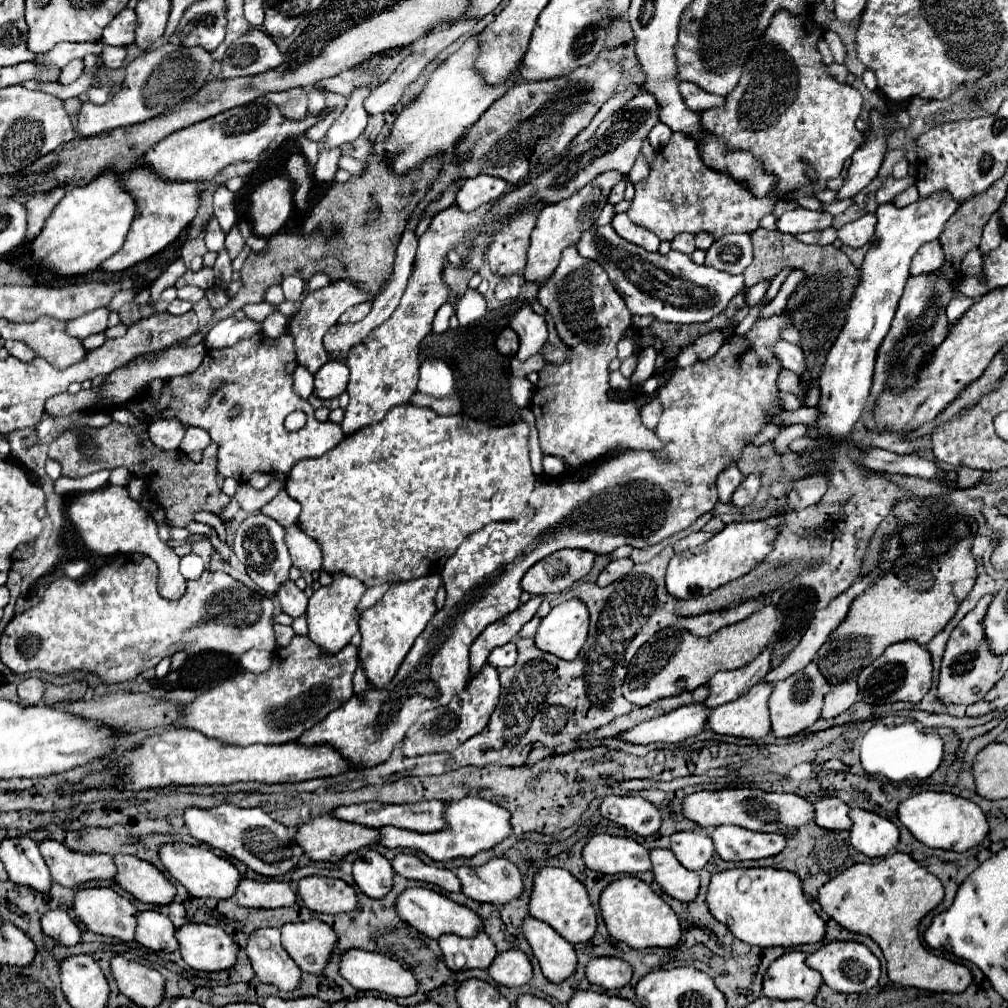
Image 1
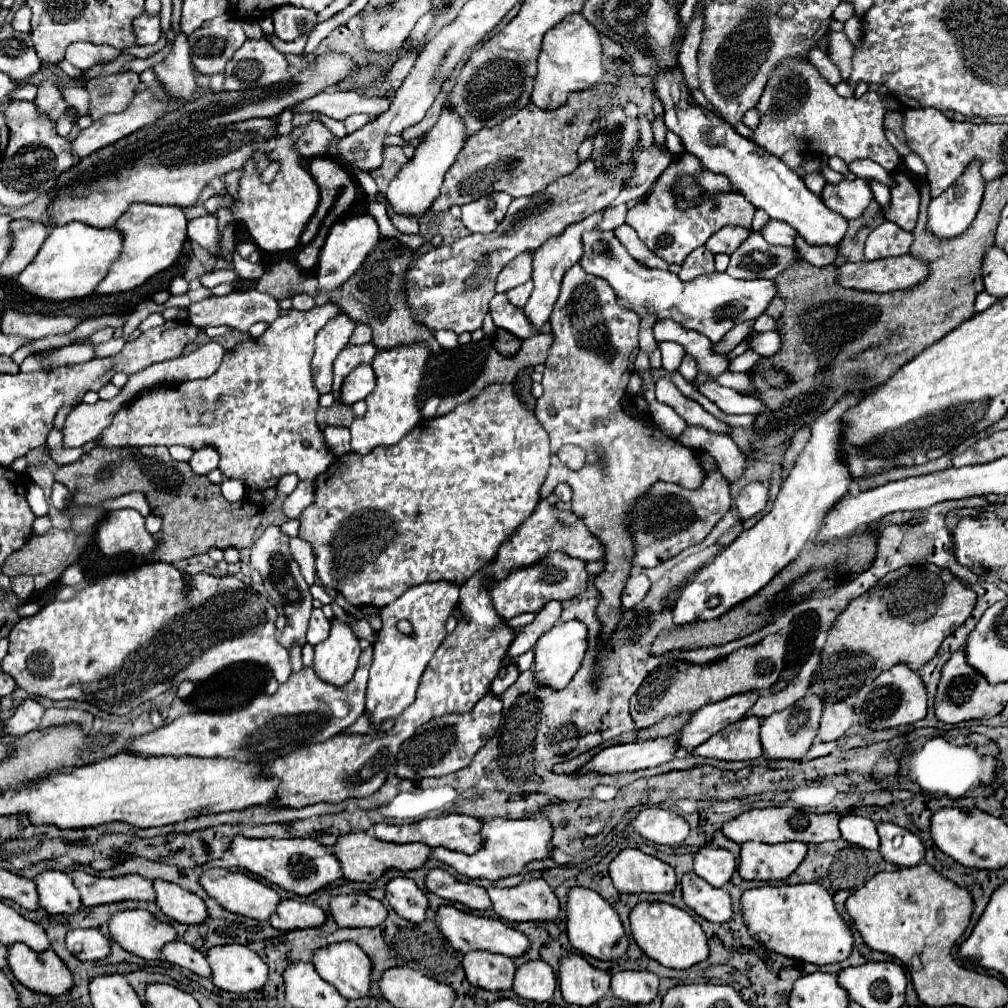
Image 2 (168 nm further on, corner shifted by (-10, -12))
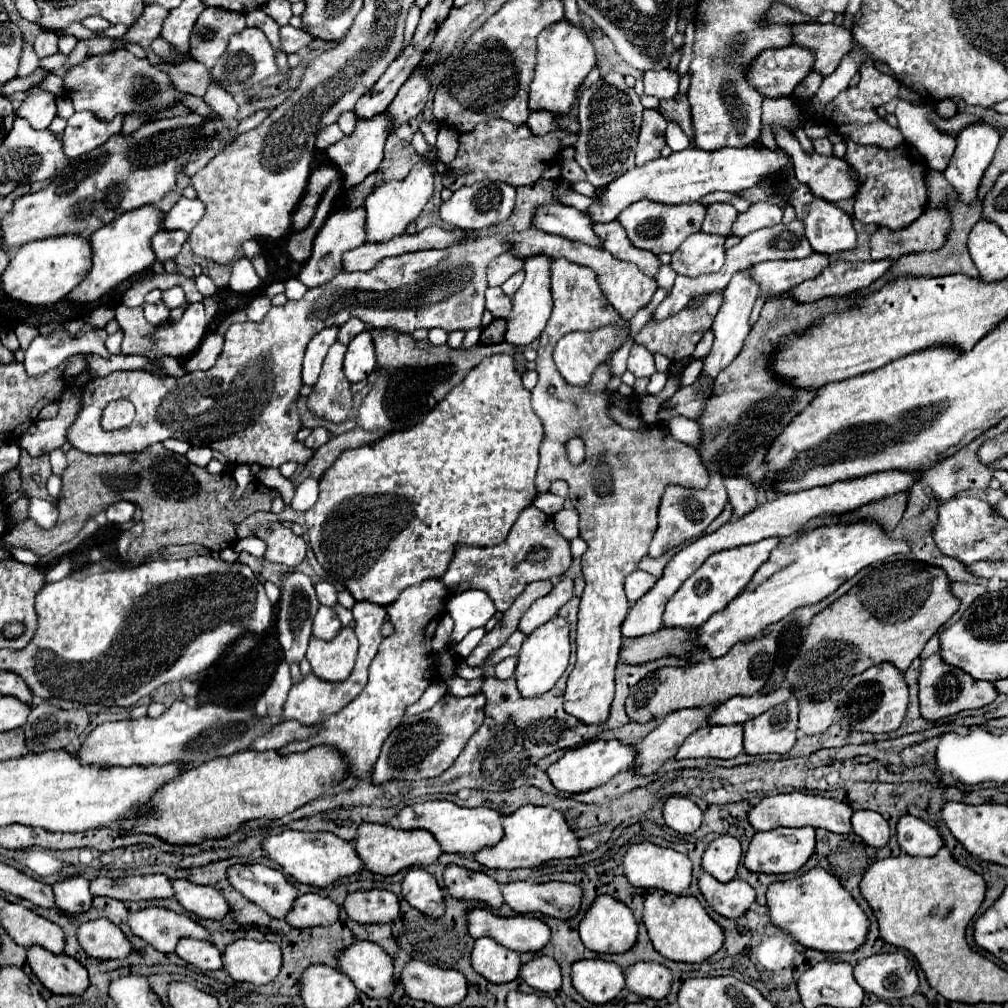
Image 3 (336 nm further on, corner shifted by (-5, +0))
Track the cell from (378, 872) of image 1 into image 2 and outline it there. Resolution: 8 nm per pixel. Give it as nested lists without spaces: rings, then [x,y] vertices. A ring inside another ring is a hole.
[[[394,878],[386,886],[386,902],[396,910],[398,916],[410,922],[424,922],[428,910],[426,892],[420,890],[410,878]]]

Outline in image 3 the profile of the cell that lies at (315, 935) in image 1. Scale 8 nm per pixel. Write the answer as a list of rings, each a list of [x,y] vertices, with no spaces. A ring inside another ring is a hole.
[[[355,940],[337,956],[339,970],[369,998],[389,998],[393,992],[393,962],[373,942]]]

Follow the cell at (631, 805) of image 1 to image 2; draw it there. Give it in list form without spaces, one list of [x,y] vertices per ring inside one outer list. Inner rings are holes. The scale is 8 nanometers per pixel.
[[[646,808],[630,824],[638,834],[656,844],[678,846],[690,834],[688,822],[668,808]]]

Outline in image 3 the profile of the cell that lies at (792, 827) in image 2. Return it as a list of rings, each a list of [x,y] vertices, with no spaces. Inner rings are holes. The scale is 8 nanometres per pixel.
[[[791,792],[791,794],[775,794],[775,796],[761,798],[759,804],[749,808],[747,820],[755,830],[775,830],[775,828],[783,828],[783,826],[791,826],[791,828],[811,826],[811,828],[825,828],[829,832],[845,834],[845,832],[851,832],[851,822],[849,822],[851,814],[853,814],[853,810],[847,804],[837,802],[833,798]]]

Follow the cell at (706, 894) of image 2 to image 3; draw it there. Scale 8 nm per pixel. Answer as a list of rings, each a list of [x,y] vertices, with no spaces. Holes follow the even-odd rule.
[[[701,872],[697,886],[699,886],[699,892],[703,894],[705,902],[717,914],[721,914],[725,918],[741,916],[755,900],[755,890],[739,878],[733,878],[731,882],[723,884],[723,882],[715,880],[711,874]]]

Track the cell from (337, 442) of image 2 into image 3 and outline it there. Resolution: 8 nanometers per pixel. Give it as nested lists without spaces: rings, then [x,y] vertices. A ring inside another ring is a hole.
[[[315,428],[315,430],[311,432],[311,436],[305,440],[305,446],[317,450],[319,446],[327,444],[327,440],[331,440],[331,438],[333,438],[333,436],[331,436],[329,430],[325,430],[325,428]]]

